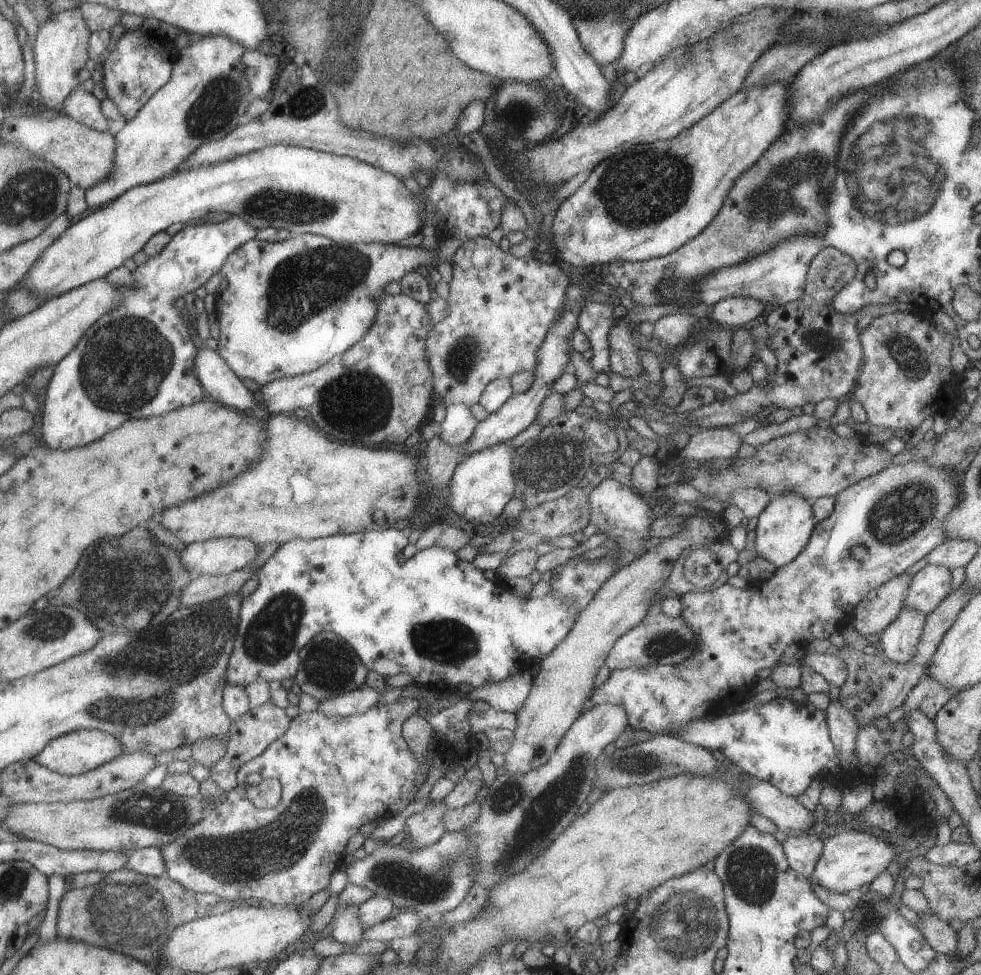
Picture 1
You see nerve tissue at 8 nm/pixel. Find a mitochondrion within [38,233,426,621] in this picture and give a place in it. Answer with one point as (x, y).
(124, 366)

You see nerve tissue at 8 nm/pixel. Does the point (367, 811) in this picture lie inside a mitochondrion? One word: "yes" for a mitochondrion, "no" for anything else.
no

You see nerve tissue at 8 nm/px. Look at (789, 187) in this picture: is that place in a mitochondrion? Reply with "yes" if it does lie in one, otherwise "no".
yes

